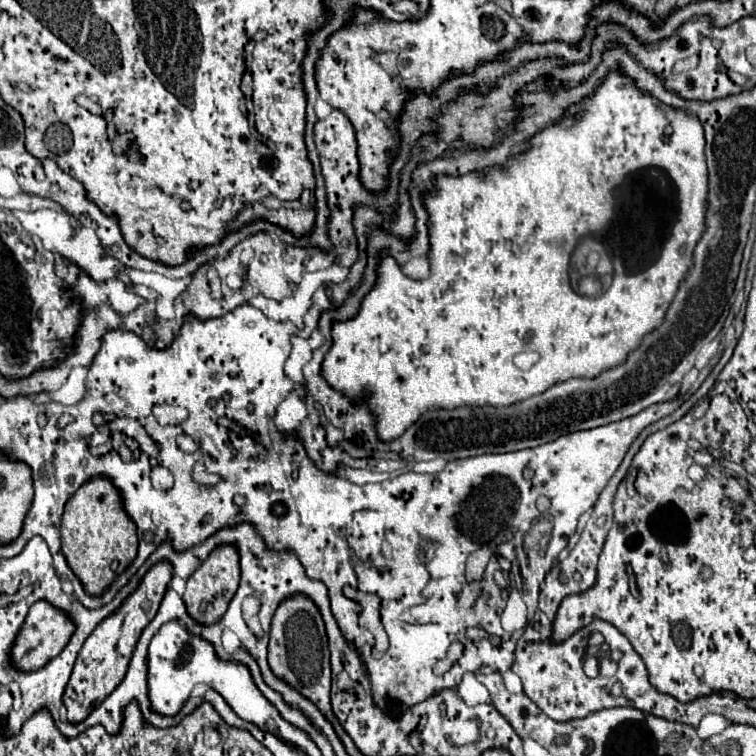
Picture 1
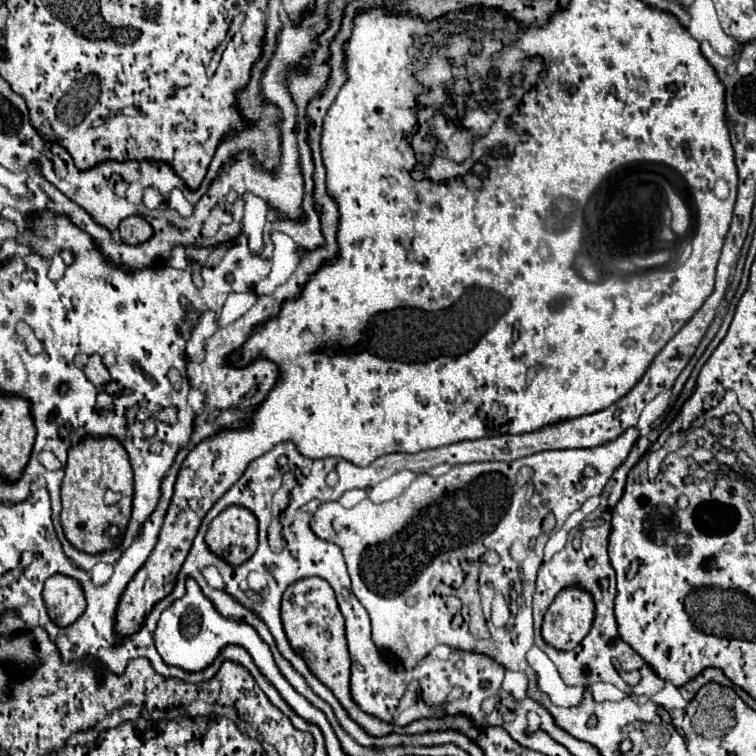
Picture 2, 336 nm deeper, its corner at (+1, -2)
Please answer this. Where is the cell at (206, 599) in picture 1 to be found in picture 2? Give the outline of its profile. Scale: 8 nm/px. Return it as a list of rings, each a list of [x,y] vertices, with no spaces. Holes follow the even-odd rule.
[[[242,506],[226,508],[210,522],[206,544],[224,562],[232,566],[244,564],[258,546],[256,516]]]

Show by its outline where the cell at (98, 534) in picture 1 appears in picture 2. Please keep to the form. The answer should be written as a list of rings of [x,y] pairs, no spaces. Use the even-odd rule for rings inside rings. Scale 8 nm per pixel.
[[[84,438],[78,446],[72,446],[68,452],[68,464],[64,468],[66,476],[61,484],[62,511],[60,520],[68,542],[86,554],[100,554],[116,548],[108,536],[104,536],[104,528],[108,524],[128,526],[132,516],[132,468],[128,462],[128,454],[122,444],[114,438]],[[104,492],[120,492],[122,500],[116,506],[104,504]]]

